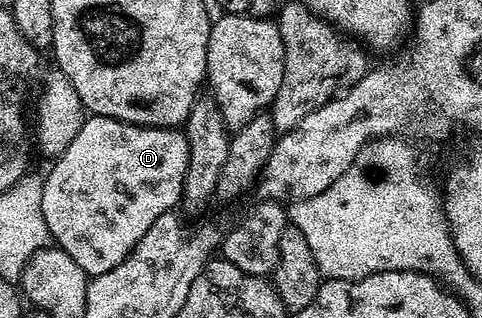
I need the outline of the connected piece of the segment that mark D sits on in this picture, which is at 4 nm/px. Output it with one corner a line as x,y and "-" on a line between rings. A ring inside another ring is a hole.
91,115
84,118
81,133
77,133
77,137
73,137
73,141
69,141
69,149
65,149
65,153
58,155
52,163
55,164
52,165
51,172
46,172
41,193
41,213
45,213
45,225
58,247
65,253
69,253
69,257
73,257
73,261
77,261
77,265
81,265
81,269
88,277
94,277
101,273
109,273
117,265
121,265
121,261
125,261
125,257
129,257
129,253
135,248
137,241
141,241
141,237
145,237
145,233
149,233
149,225
153,225
153,221
157,221
157,217
174,212
180,206
183,198
185,171
189,169
189,141
182,130
173,127
142,127
136,123
126,123
113,117

